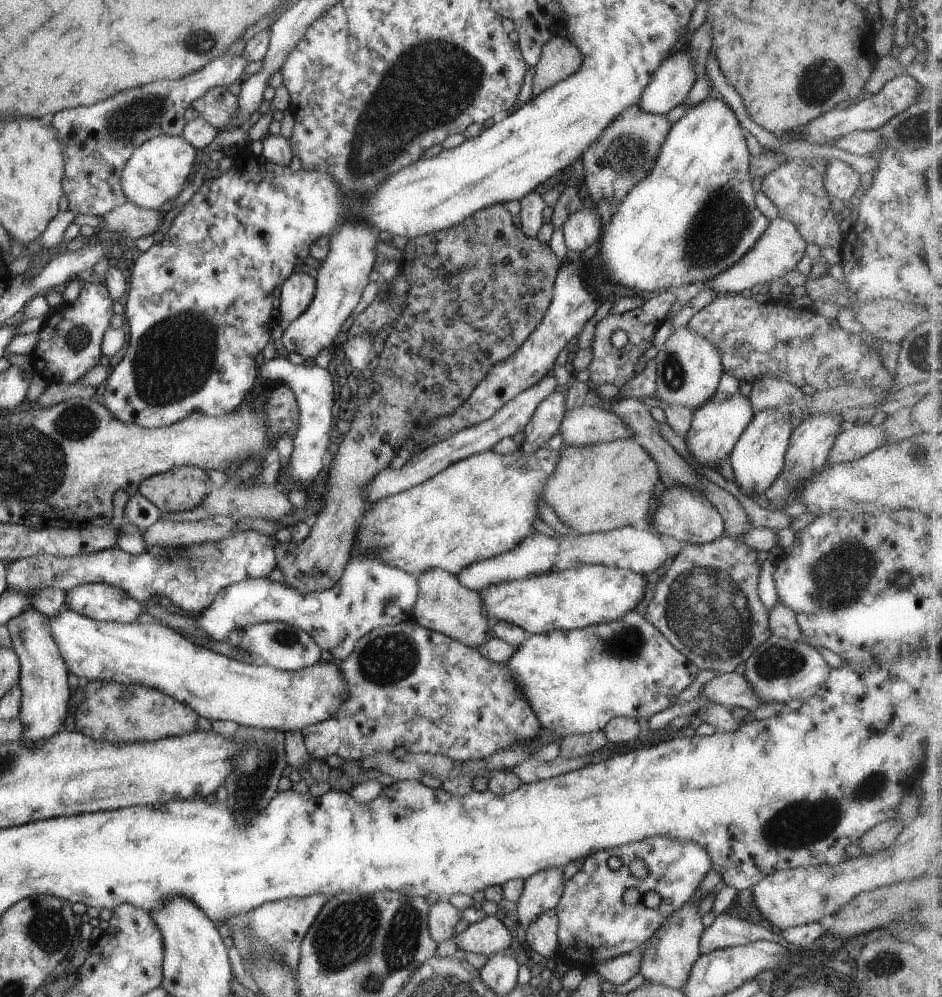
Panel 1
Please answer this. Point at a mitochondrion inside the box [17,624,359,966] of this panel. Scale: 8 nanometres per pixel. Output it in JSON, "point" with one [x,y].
{"point":[43,932]}

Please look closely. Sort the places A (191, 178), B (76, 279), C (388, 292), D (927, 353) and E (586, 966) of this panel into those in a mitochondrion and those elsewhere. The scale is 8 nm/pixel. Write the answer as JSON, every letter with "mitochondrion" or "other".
{"A":"other","B":"other","C":"other","D":"mitochondrion","E":"other"}

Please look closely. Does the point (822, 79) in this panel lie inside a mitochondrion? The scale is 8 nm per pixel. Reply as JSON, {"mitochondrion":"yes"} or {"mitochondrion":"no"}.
{"mitochondrion":"yes"}

